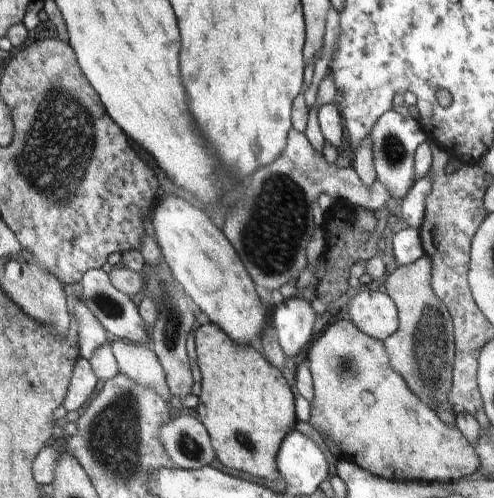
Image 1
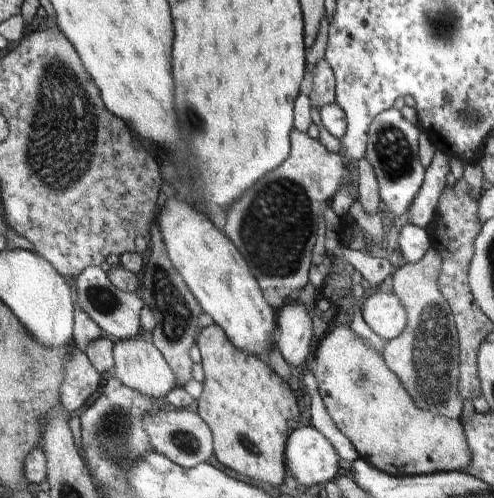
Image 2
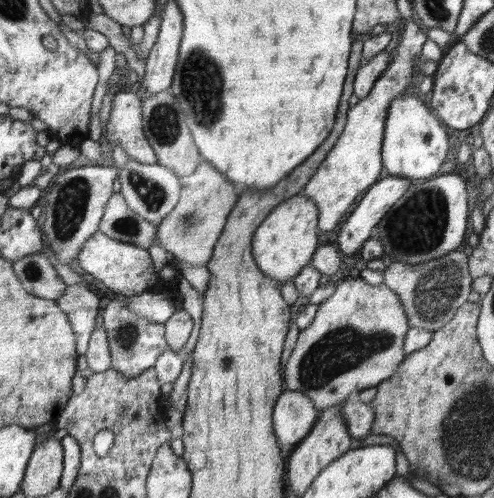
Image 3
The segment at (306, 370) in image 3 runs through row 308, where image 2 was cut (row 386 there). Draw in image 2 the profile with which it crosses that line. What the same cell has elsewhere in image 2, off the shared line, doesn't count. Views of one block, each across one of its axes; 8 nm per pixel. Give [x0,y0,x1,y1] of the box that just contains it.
[311,326,471,476]

